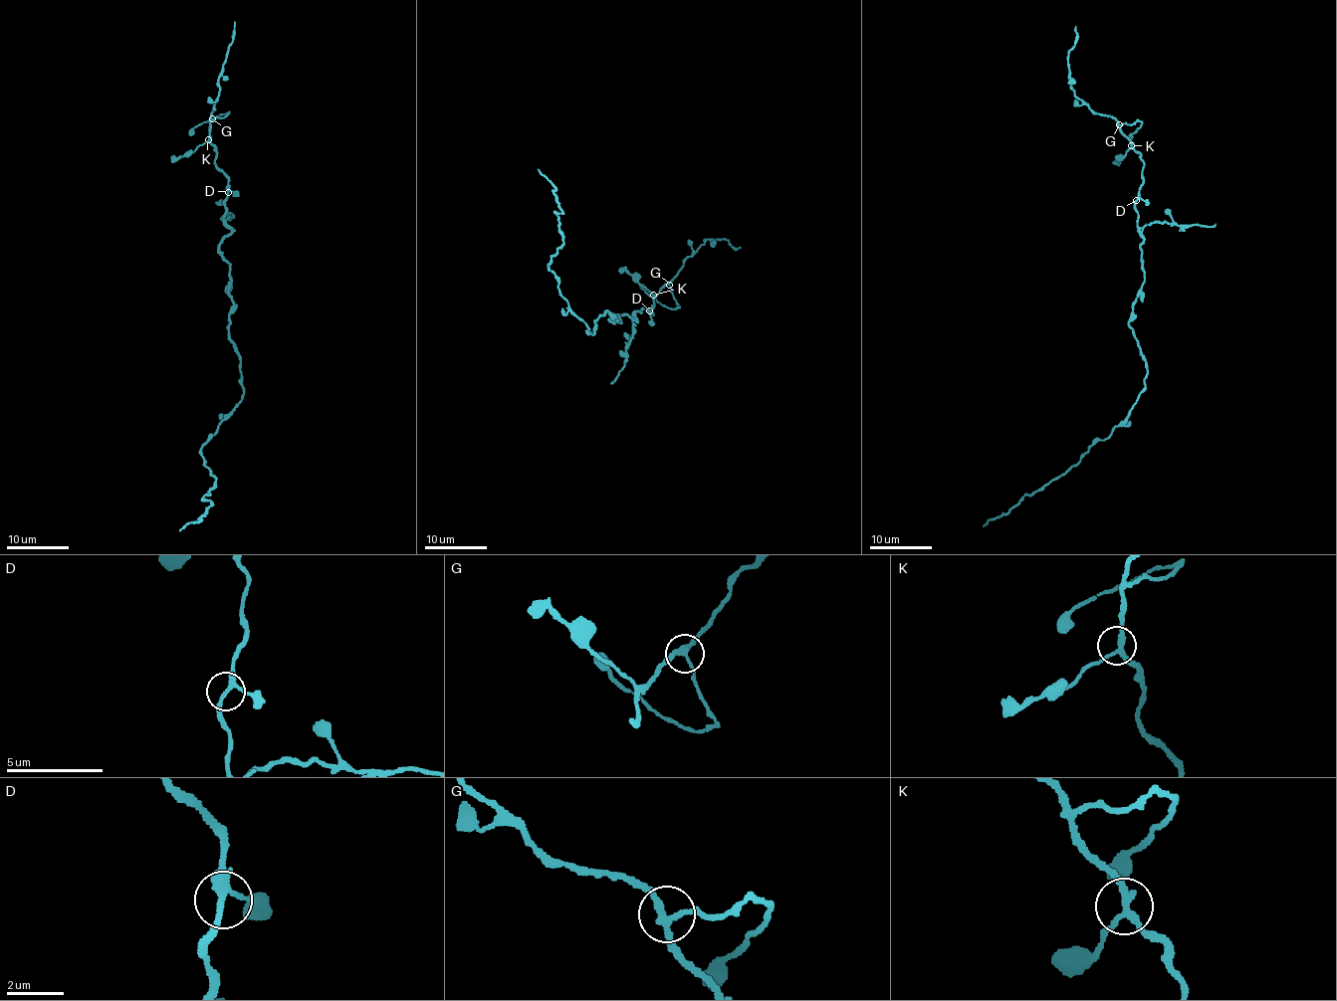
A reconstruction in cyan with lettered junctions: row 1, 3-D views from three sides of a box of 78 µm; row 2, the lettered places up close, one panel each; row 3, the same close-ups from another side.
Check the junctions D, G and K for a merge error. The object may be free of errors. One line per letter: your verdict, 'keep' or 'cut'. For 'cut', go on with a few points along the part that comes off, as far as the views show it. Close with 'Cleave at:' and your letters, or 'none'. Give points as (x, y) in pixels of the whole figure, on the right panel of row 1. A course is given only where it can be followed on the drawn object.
D: keep
G: keep
K: keep
Cleave at: none

